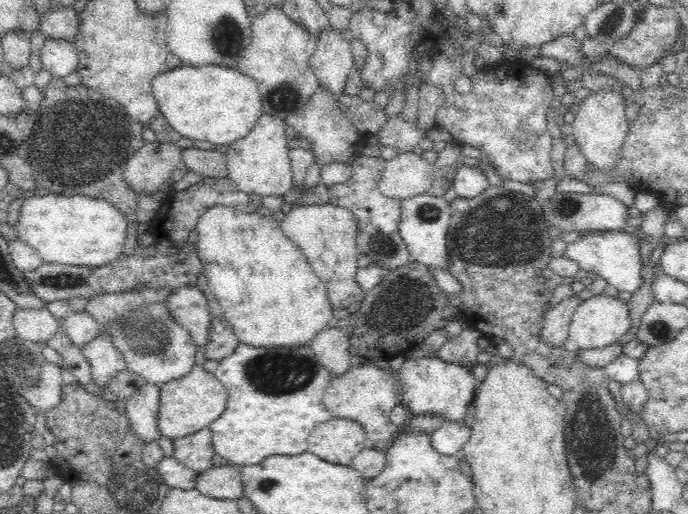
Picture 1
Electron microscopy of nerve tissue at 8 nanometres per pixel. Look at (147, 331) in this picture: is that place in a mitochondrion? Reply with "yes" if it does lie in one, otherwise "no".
yes

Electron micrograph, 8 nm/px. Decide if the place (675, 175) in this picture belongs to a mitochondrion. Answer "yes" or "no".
no

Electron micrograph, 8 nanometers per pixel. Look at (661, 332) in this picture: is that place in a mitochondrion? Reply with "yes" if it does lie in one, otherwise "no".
no

